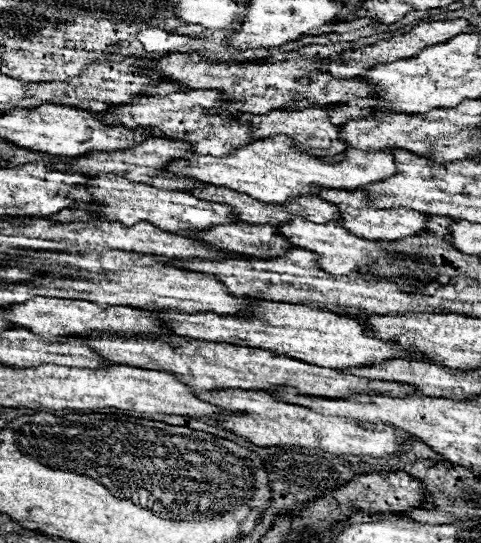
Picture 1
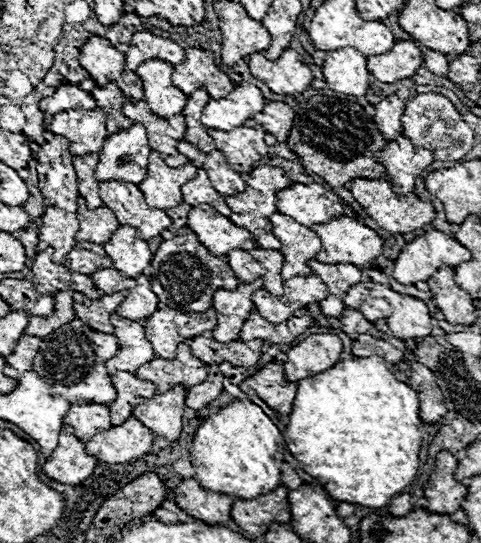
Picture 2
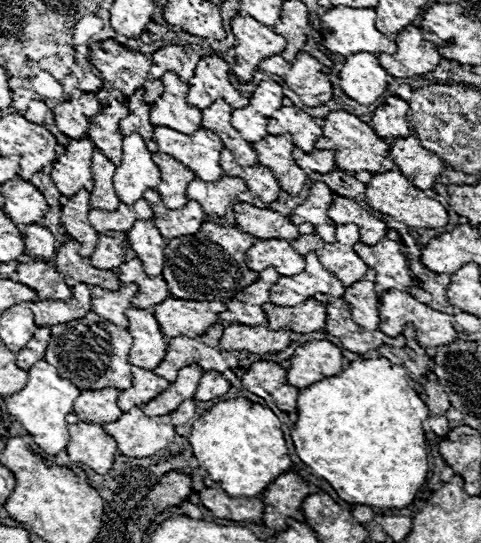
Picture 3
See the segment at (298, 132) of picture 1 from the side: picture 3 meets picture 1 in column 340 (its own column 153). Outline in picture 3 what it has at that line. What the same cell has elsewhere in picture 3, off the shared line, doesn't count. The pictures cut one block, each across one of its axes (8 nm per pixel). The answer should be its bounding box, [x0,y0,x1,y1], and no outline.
[120,90,158,152]

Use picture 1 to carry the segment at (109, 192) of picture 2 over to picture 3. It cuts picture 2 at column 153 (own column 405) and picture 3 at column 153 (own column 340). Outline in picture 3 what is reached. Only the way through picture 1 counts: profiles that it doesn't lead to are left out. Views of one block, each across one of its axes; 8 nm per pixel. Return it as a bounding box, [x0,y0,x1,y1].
[144,190,206,240]

